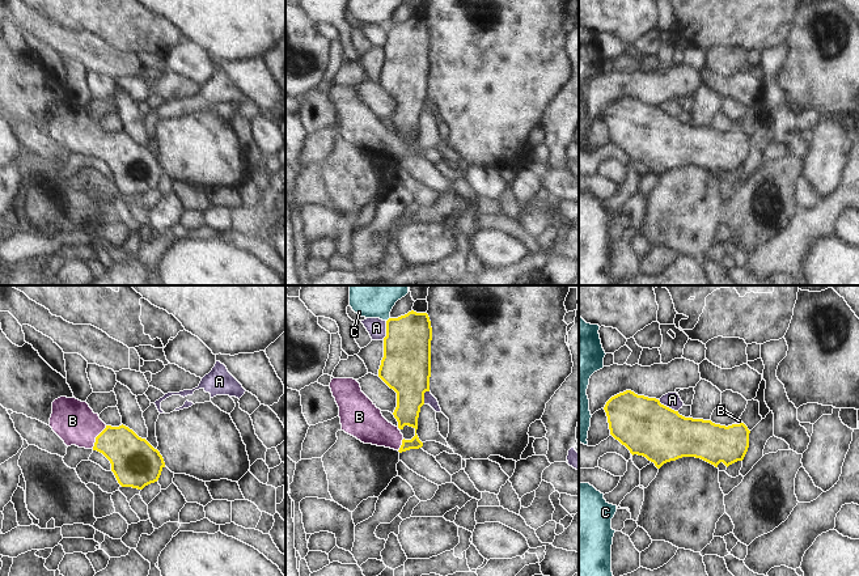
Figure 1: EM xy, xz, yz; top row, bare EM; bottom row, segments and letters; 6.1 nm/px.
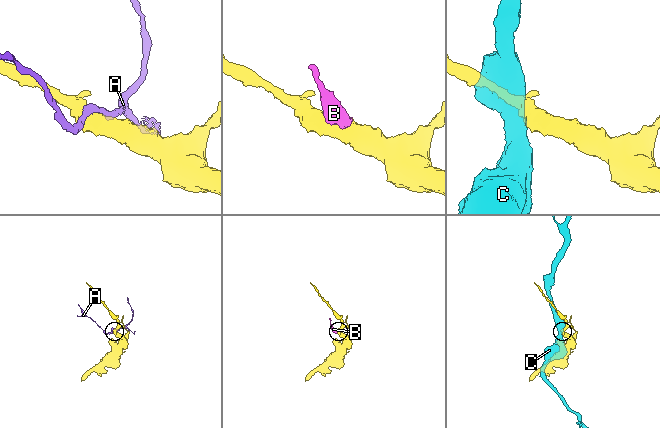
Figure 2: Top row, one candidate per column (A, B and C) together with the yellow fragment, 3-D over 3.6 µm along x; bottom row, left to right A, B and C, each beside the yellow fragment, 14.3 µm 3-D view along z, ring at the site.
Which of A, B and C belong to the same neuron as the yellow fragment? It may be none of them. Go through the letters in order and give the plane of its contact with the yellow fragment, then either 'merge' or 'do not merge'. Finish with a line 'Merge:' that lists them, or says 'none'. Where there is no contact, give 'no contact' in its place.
A: yz | do not merge
B: xy | merge
C: xz | do not merge
Merge: B

